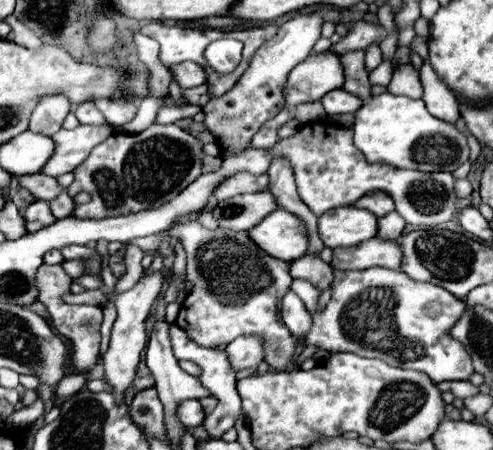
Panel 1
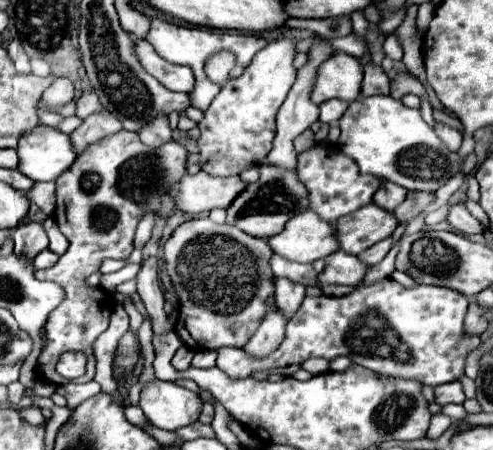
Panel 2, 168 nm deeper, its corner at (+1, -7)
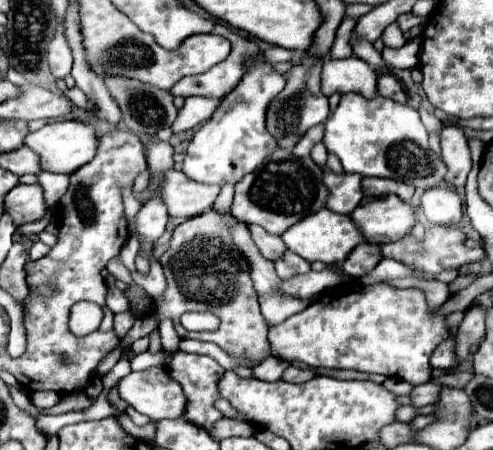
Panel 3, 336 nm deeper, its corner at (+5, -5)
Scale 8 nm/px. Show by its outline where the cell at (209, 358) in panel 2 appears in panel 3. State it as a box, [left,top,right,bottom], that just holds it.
[168,351,226,431]

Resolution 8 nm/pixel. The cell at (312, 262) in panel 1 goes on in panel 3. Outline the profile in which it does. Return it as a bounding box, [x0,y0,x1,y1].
[248,225,286,261]

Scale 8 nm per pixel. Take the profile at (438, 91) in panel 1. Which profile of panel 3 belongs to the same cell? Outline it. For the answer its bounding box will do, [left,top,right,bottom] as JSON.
[440,127,472,187]

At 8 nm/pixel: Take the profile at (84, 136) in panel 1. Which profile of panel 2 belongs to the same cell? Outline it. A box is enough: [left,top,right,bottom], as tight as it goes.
[70,113,122,155]

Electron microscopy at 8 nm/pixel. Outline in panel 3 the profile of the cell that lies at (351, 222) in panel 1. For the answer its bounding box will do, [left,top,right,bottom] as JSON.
[352,195,416,245]

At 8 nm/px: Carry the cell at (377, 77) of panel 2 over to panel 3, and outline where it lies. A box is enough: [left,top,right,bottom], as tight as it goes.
[378,75,408,105]

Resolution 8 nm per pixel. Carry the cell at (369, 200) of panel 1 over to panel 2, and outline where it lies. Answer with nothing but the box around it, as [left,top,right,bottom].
[374,181,406,211]

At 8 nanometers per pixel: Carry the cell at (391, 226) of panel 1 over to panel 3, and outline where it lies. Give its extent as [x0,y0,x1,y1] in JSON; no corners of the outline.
[342,245,382,277]

